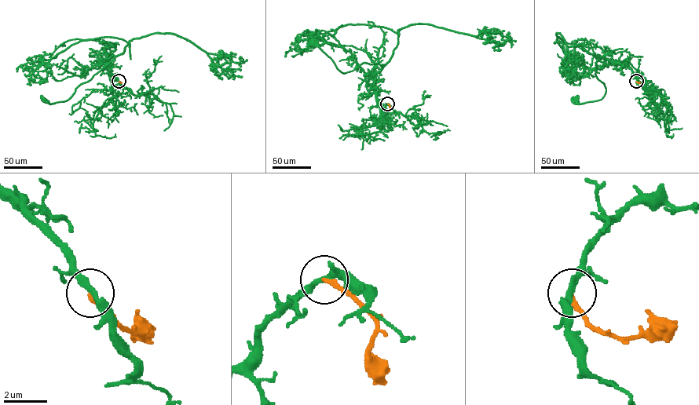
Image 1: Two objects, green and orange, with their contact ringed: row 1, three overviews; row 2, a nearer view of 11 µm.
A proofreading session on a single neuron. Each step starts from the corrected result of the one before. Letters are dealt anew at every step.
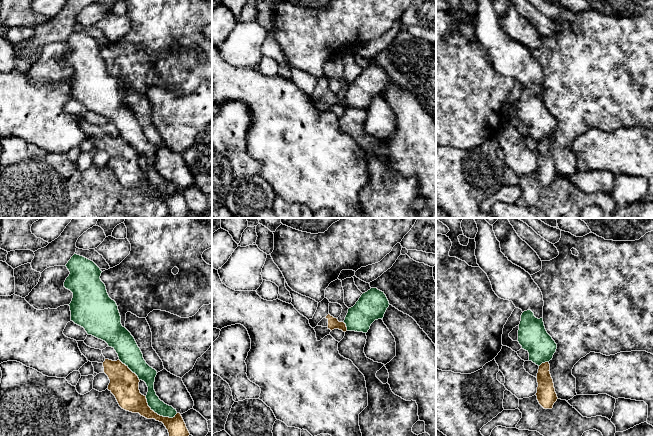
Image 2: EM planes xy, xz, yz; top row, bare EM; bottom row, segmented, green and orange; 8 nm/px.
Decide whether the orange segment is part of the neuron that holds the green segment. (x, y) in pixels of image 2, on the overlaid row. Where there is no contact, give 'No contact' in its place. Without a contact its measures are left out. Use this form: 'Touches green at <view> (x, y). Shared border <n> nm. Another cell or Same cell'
Touches green at xy (158, 414). Shared border 300 nm. Another cell

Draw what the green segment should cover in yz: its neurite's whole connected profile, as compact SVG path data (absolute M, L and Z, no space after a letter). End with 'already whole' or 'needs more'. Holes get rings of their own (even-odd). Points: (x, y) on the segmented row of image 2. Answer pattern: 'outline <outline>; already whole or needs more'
outline M531 310L521 315L517 341L529 353L529 361L538 366L552 360L557 349L557 344L545 329L543 318L536 318Z; already whole

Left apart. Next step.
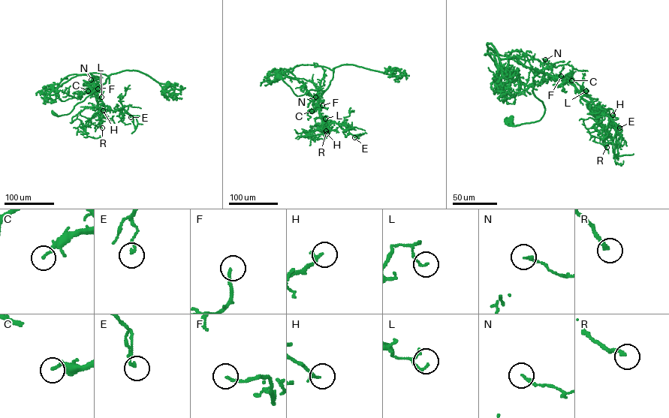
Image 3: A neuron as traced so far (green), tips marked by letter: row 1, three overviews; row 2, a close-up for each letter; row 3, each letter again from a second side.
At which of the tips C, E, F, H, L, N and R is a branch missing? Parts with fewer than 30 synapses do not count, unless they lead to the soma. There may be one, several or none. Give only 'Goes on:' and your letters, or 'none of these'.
Goes on: R

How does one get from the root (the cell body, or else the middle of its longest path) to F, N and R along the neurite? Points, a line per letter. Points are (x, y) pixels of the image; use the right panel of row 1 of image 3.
F: (510, 120), (513, 125), (539, 121), (545, 108), (532, 92), (533, 78), (540, 72), (562, 79), (561, 76)
N: (510, 120), (518, 125), (543, 116), (545, 108), (532, 89), (533, 78), (543, 72), (545, 59)
R: (510, 120), (518, 125), (543, 116), (532, 89), (533, 77), (543, 72), (574, 86), (601, 124), (607, 147)

